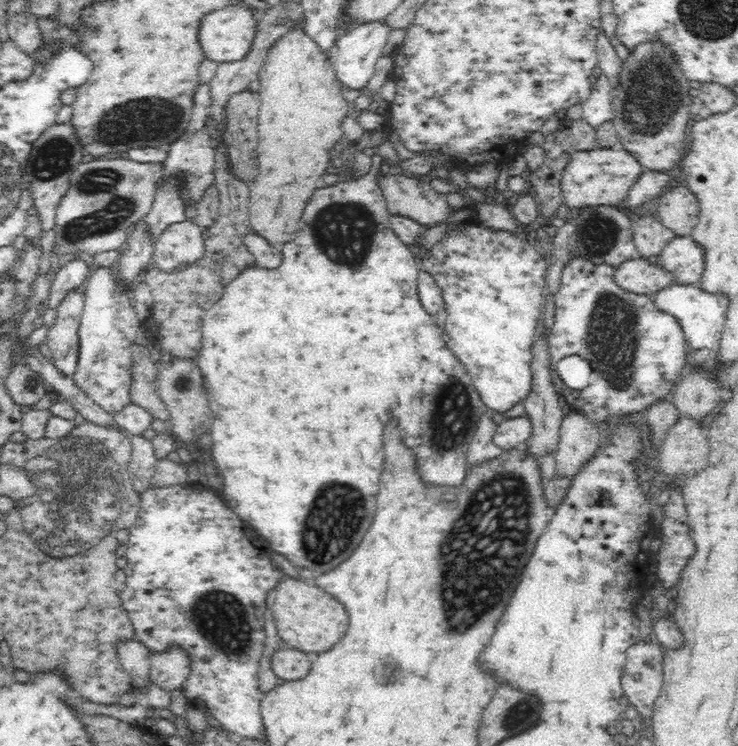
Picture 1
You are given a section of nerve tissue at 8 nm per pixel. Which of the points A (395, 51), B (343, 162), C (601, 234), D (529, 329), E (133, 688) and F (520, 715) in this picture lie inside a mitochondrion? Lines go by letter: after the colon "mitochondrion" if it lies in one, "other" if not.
A: other
B: mitochondrion
C: mitochondrion
D: other
E: other
F: mitochondrion

